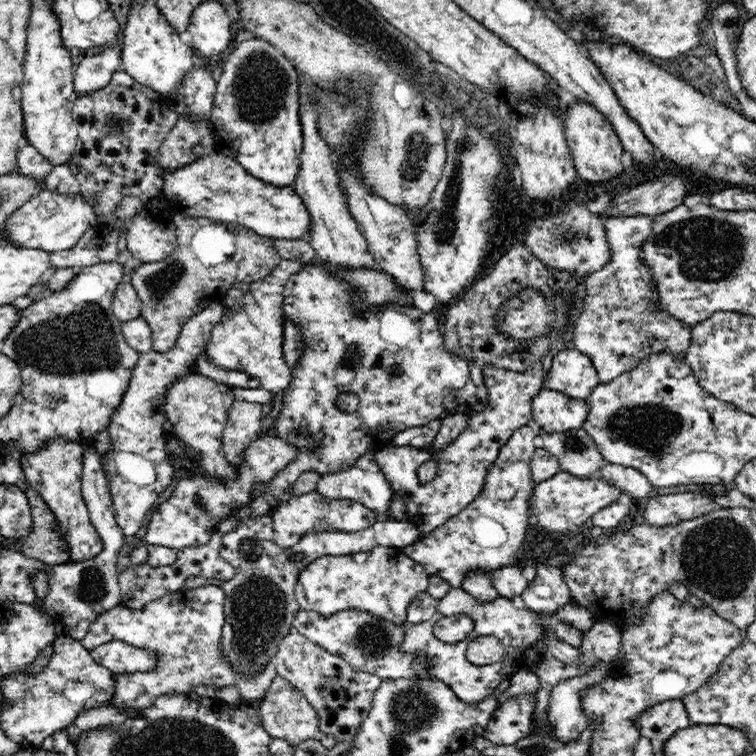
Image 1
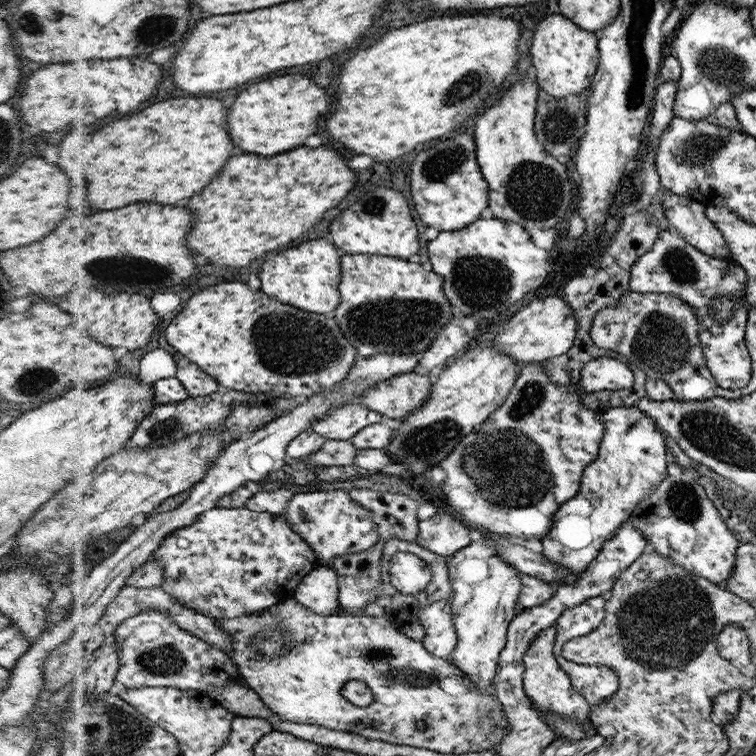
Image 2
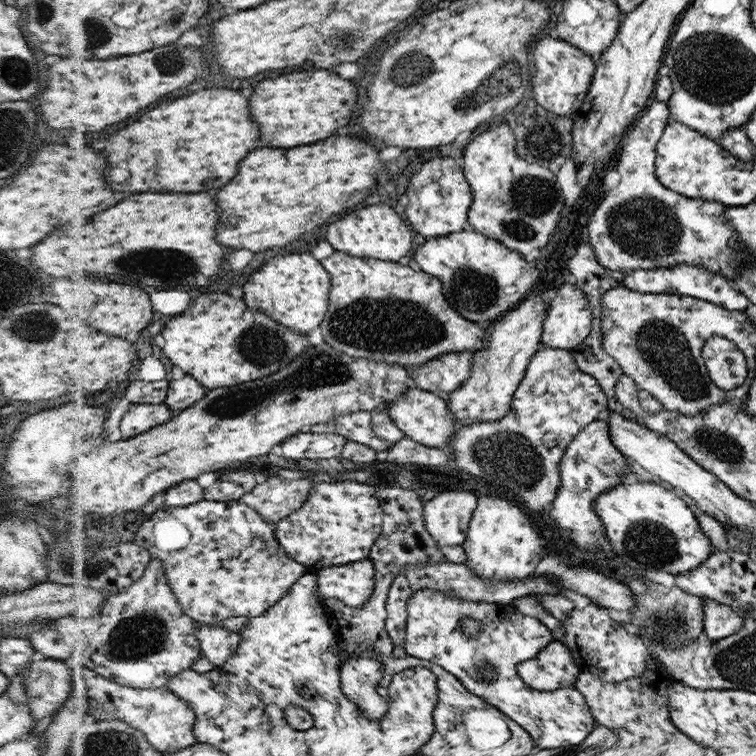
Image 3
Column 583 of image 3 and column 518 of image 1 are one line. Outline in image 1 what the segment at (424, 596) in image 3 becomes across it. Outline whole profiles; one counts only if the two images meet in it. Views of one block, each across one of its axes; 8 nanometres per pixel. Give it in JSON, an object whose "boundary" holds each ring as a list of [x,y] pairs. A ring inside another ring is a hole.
{"boundary":[[[522,694],[508,698],[492,713],[483,736],[495,745],[516,745],[534,732],[536,696]]]}

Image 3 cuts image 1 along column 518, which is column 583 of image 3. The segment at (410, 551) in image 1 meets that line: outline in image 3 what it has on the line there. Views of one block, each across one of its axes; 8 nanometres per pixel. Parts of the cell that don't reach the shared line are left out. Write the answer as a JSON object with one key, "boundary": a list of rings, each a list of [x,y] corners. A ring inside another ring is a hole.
{"boundary":[[[599,418],[573,438],[561,460],[560,471],[560,488],[548,508],[548,514],[554,522],[558,522],[564,532],[570,532],[568,540],[573,546],[595,552],[599,545],[598,540],[607,539],[607,534],[603,522],[594,512],[593,500],[599,497],[600,493],[622,484],[621,476],[626,478],[627,474],[630,474],[628,459],[622,456],[610,438],[607,420]]]}

